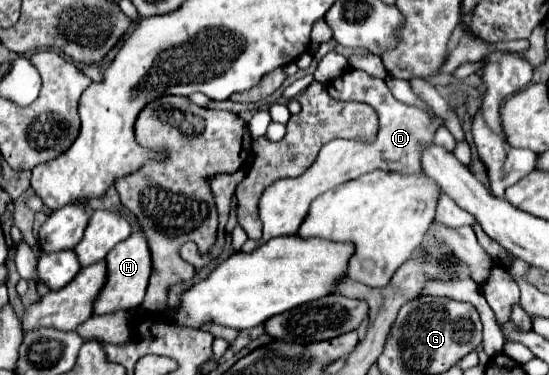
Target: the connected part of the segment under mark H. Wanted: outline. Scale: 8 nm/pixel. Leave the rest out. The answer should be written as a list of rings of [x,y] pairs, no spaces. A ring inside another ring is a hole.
[[[132,234],[124,242],[116,244],[106,258],[106,284],[102,286],[100,294],[94,300],[94,314],[104,316],[104,314],[114,314],[118,310],[134,310],[140,306],[144,300],[146,288],[148,288],[148,278],[150,278],[150,254],[148,254],[148,244],[144,242],[144,236]]]

